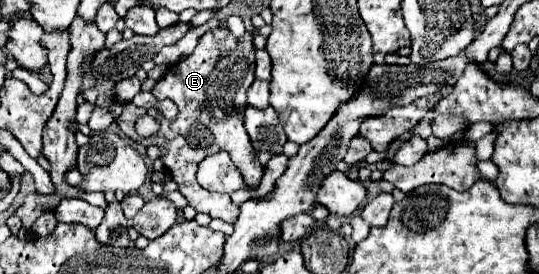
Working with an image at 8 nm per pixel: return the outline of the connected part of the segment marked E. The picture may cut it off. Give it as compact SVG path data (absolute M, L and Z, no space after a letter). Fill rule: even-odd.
M211 29L207 31L195 51L169 67L169 71L155 83L153 95L161 99L171 99L179 107L179 119L177 121L167 121L157 109L137 109L137 107L127 107L127 113L117 117L119 129L135 139L139 145L159 145L161 147L161 159L171 173L173 181L179 185L179 191L187 197L189 205L199 211L207 213L209 217L219 217L227 223L235 223L237 217L237 207L233 207L229 195L223 193L213 193L203 189L195 175L197 175L197 165L203 161L207 155L227 151L233 159L233 163L241 169L243 177L247 177L247 185L253 189L259 185L263 177L263 165L255 157L255 149L251 145L251 139L243 127L243 113L247 107L245 91L249 85L255 81L255 47L253 47L253 35L245 33L243 37L233 37L227 29ZM151 115L155 117L161 127L153 137L141 137L135 131L135 123L139 117Z

